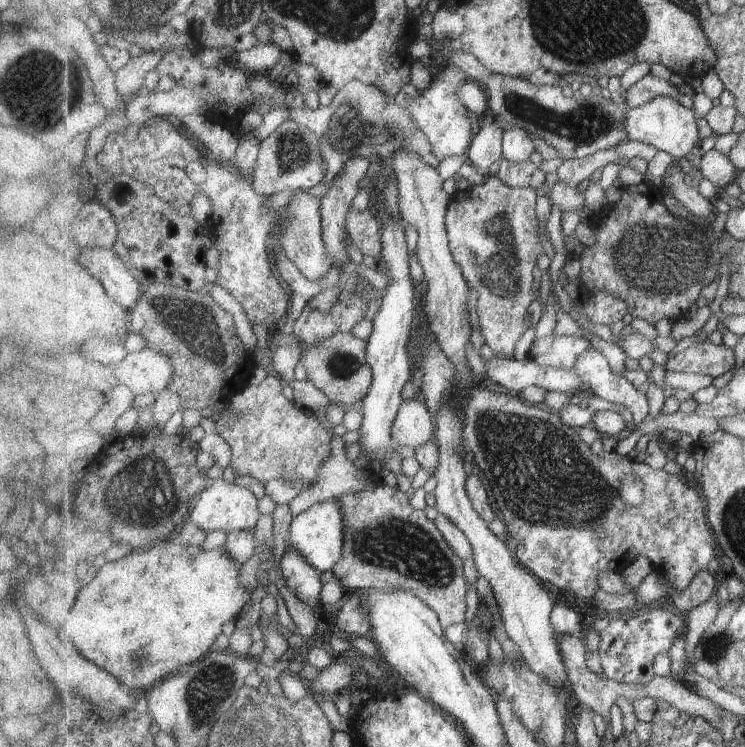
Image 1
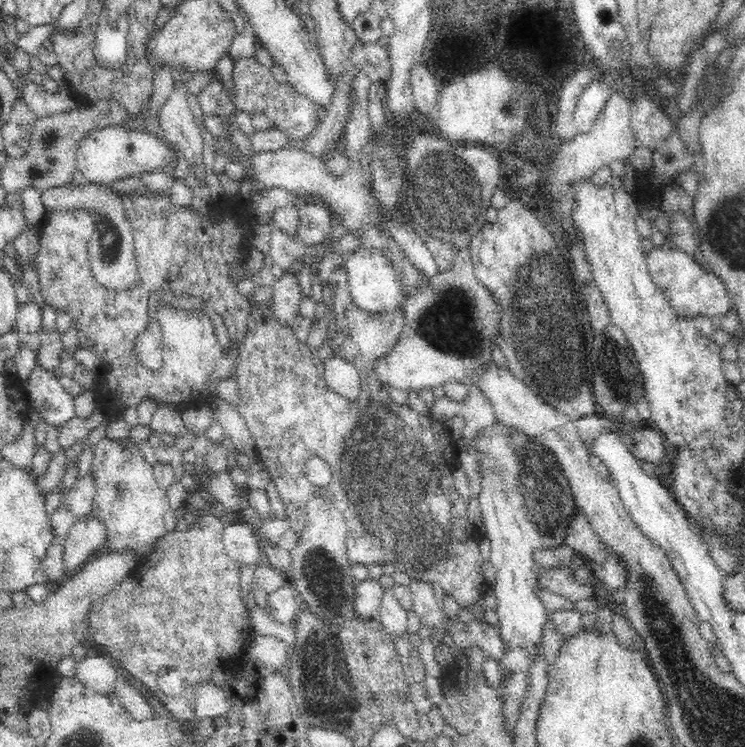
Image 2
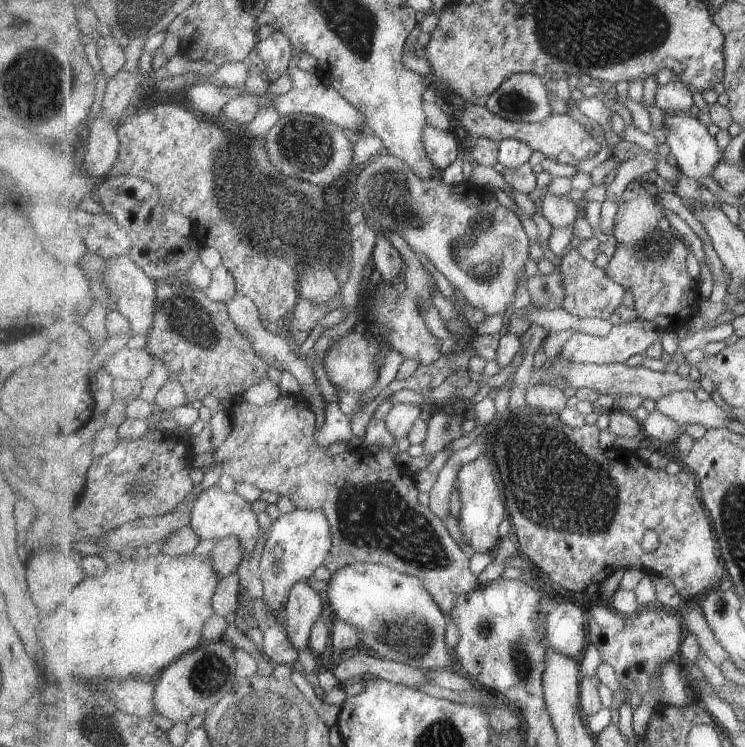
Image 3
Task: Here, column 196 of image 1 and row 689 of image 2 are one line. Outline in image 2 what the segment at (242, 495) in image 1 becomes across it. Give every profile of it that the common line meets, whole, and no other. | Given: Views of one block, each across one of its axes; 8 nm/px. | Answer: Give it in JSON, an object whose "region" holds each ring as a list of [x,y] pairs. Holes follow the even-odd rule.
{"region":[[[498,420],[487,427],[479,428],[475,435],[476,438],[473,438],[471,445],[477,455],[477,469],[481,479],[481,491],[475,497],[479,500],[485,537],[491,544],[489,560],[496,569],[496,576],[495,582],[490,587],[498,599],[497,626],[502,633],[502,639],[506,641],[506,656],[498,661],[511,672],[511,676],[506,682],[506,688],[499,692],[506,702],[507,724],[514,729],[519,718],[522,700],[524,700],[524,692],[528,686],[526,685],[526,674],[528,674],[536,647],[542,643],[542,627],[547,621],[547,609],[535,596],[535,590],[540,587],[536,578],[540,566],[532,560],[532,552],[566,545],[568,526],[578,508],[569,479],[563,474],[556,455],[544,447],[536,437],[530,437],[524,431],[508,427]]]}

